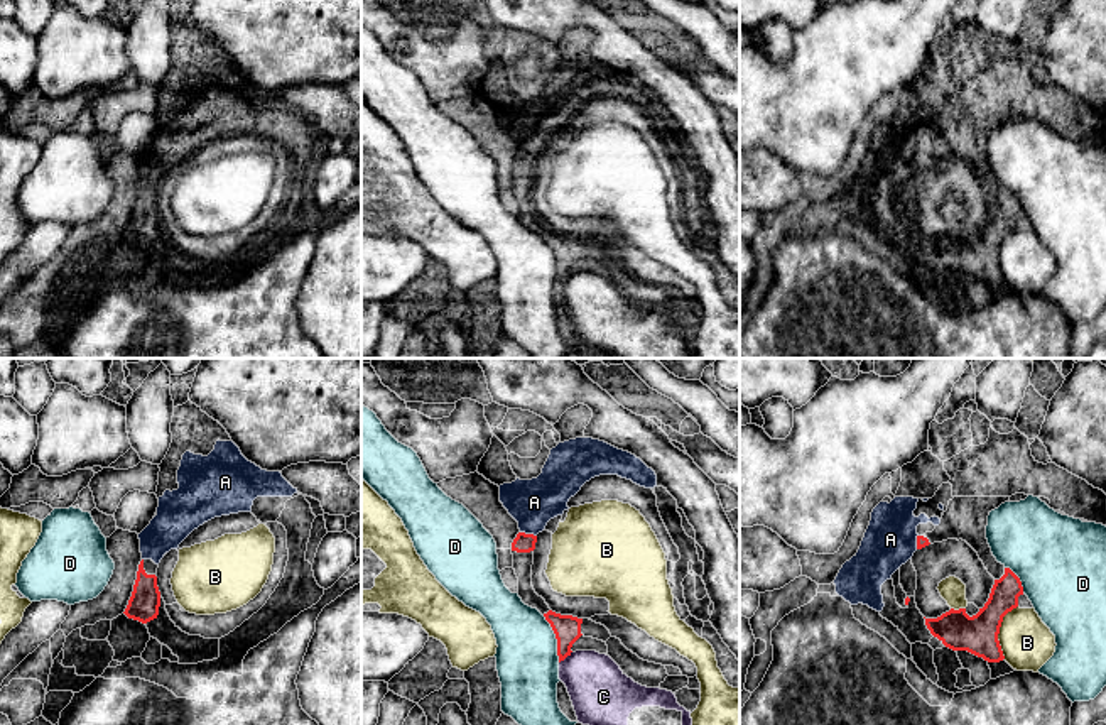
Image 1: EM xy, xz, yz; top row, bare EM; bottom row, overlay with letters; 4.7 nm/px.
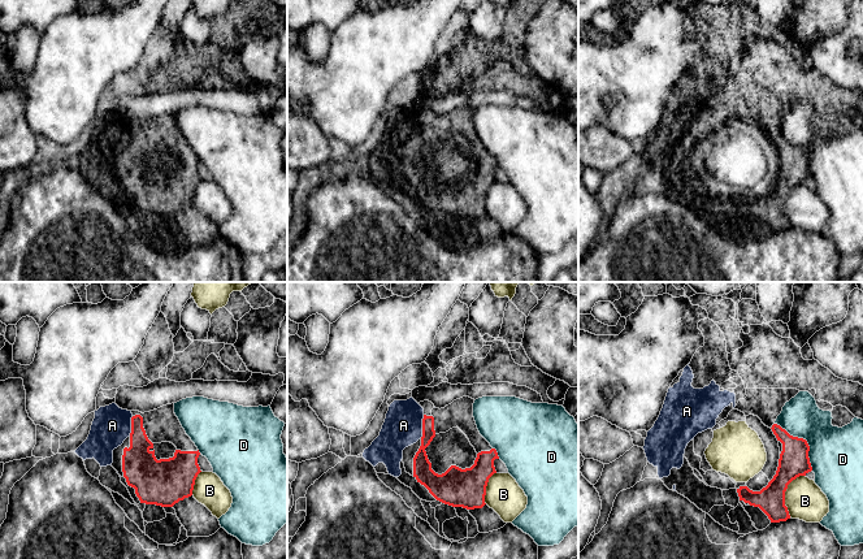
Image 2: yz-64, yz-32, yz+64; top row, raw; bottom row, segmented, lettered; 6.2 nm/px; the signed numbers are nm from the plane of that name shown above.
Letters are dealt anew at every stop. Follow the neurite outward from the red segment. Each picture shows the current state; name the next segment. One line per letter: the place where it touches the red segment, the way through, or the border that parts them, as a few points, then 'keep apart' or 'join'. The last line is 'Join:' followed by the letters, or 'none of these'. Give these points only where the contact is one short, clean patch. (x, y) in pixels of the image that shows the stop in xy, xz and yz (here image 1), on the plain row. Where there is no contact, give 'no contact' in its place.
A: xz (529, 156) | join
B: yz (998, 252) | keep apart
C: xz (564, 279) | along xz (571, 272), (559, 284) | keep apart
D: xz (556, 259) | keep apart
Join: A

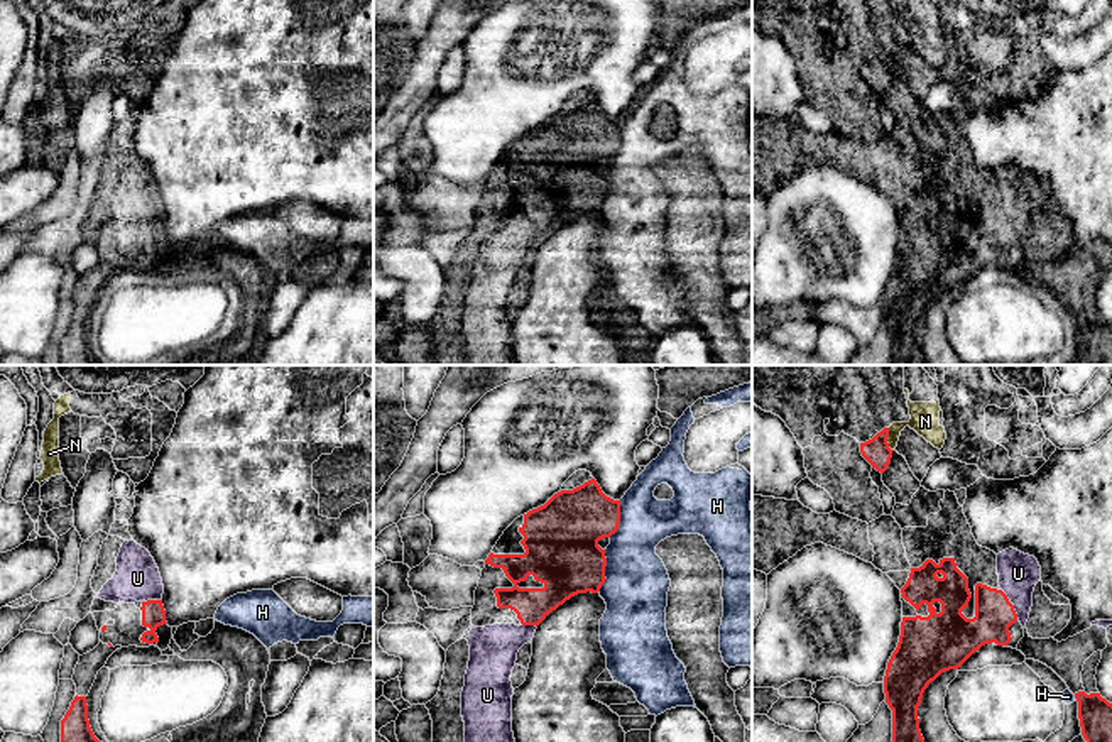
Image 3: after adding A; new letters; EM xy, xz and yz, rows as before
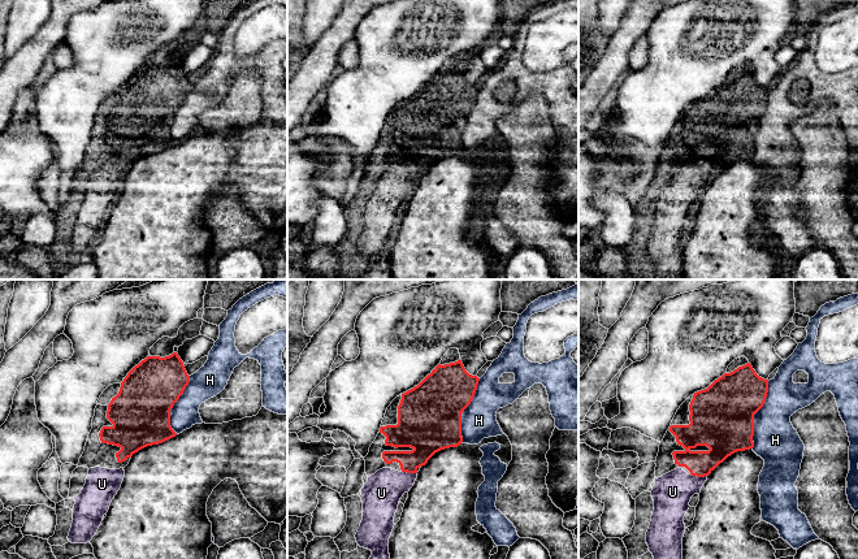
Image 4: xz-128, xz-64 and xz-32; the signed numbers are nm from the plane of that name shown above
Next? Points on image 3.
H: xz (604, 193) | keep apart
N: yz (886, 61) | across yz (876, 73), (886, 61), (903, 46), (925, 43) | join
U: yz (1011, 225) | across yz (994, 235), (1011, 225), (1016, 217), (1018, 195) | join
Join: N, U

